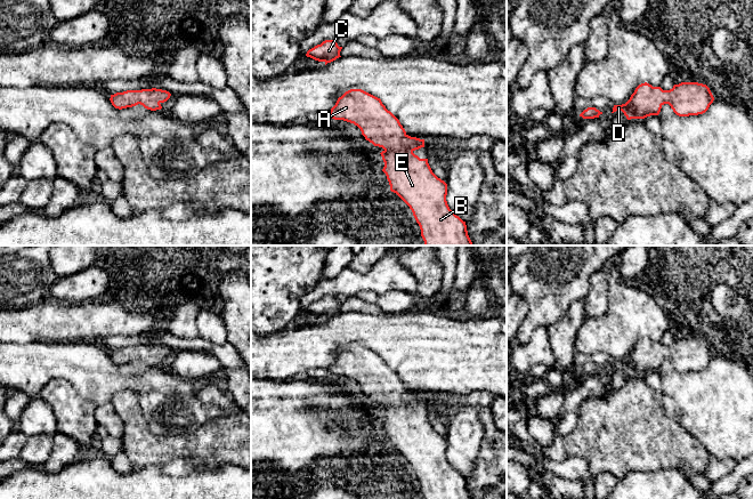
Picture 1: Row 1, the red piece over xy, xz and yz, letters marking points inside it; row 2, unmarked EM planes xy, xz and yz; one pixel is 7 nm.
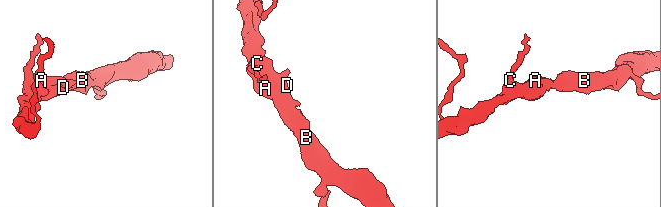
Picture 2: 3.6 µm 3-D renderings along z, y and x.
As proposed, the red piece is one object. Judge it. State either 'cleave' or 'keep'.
keep

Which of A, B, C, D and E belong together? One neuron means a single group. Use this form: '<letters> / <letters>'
A B C D E

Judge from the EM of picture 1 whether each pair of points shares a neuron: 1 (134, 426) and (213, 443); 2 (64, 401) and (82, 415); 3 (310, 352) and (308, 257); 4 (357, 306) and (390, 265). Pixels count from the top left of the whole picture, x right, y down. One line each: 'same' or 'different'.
1: same
2: same
3: different
4: different

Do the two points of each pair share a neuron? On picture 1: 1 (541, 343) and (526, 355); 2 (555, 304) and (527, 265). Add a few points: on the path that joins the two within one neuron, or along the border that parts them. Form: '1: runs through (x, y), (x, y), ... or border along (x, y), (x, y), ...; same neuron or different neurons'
1: runs through (537, 346), (529, 354); same neuron
2: runs through (548, 295), (548, 286), (536, 274); same neuron

